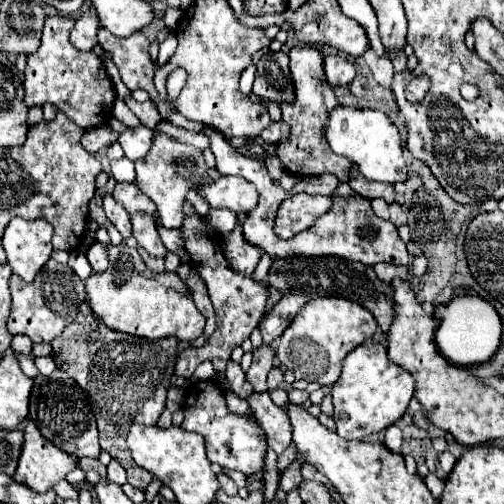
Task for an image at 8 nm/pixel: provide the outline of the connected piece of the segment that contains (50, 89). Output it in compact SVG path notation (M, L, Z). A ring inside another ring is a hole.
M48 17L42 29L42 45L36 53L28 55L26 79L24 79L24 103L28 107L52 103L68 119L82 129L104 125L112 115L112 101L116 99L114 85L98 59L96 53L78 51L70 43L70 29L74 27L72 17Z

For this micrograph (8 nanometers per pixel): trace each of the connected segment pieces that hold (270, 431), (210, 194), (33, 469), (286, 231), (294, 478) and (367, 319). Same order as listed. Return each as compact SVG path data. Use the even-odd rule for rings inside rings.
M266 391L262 395L252 393L248 405L252 407L254 415L258 417L266 431L268 447L282 455L282 451L292 443L292 427L286 411L282 411L282 407L276 407Z
M226 175L218 177L214 183L204 185L202 195L210 203L210 207L226 207L234 213L248 215L258 205L258 191L256 187L238 177L238 175Z
M30 421L24 429L24 445L14 473L14 481L30 487L36 493L46 493L54 483L62 481L72 469L76 469L74 455L58 451L50 441L42 437L38 427Z
M294 195L286 199L274 221L274 231L282 239L290 239L302 229L308 229L322 213L330 209L330 199L314 199L312 195Z
M294 461L292 465L288 465L288 469L284 471L284 475L280 475L280 489L282 491L292 491L298 489L302 483L302 473L300 473L300 463Z
M316 297L298 311L292 325L276 341L276 355L282 365L294 371L296 379L318 381L322 387L330 387L340 377L346 353L372 341L376 329L376 319L362 305L340 297Z

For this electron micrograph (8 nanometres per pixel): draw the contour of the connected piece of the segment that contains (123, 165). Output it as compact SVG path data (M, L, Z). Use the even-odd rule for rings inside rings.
M122 157L122 159L116 159L110 163L112 165L112 177L116 181L134 181L134 161Z

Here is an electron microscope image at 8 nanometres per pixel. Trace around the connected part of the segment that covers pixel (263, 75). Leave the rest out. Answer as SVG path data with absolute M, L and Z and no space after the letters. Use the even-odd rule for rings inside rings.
M284 51L266 53L258 61L252 93L264 101L276 101L276 103L294 101L294 81L290 77L288 55Z

